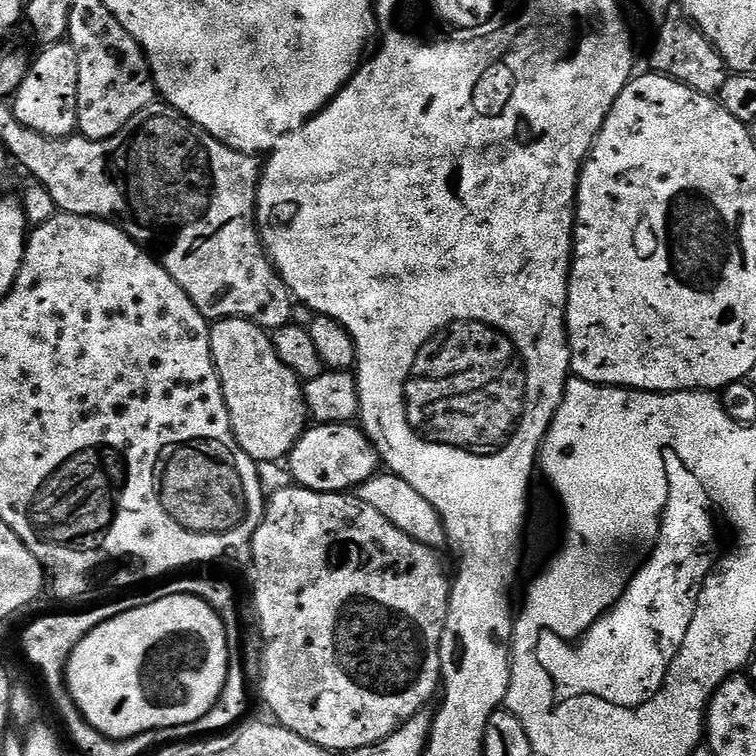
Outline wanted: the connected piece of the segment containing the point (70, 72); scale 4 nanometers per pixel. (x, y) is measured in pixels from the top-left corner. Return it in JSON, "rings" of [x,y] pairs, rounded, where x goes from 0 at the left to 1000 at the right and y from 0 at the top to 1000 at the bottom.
{"rings":[[[81,56],[62,60],[49,79],[37,87],[37,97],[29,103],[20,127],[15,128],[16,149],[40,172],[73,185],[86,184],[102,173],[101,115],[103,114],[103,87],[101,66],[94,57]]]}

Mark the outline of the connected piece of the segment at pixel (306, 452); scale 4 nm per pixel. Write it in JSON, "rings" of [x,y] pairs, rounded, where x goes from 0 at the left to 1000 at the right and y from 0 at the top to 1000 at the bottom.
{"rings":[[[418,561],[397,577],[378,604],[378,618],[398,646],[417,651],[458,651],[475,647],[499,628],[505,610],[481,567],[464,561]]]}

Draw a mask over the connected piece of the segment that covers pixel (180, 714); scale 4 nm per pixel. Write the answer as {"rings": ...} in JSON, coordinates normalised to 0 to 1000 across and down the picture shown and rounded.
{"rings":[[[213,787],[212,794],[201,794],[197,799],[171,802],[161,812],[134,819],[127,829],[119,832],[111,843],[98,854],[98,860],[90,872],[87,903],[94,930],[103,934],[103,939],[114,950],[124,966],[130,966],[136,974],[144,974],[152,979],[165,979],[173,974],[185,974],[189,968],[208,968],[210,963],[229,963],[230,960],[246,960],[251,955],[262,955],[262,950],[272,946],[286,930],[291,927],[291,919],[302,901],[302,854],[303,847],[296,832],[294,817],[284,807],[262,787]]]}

